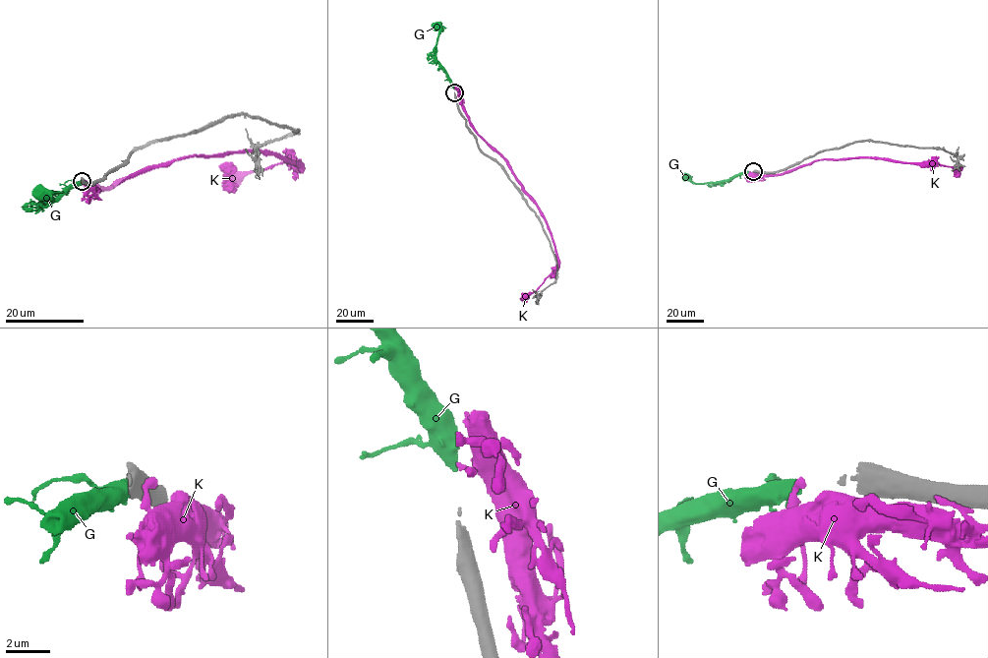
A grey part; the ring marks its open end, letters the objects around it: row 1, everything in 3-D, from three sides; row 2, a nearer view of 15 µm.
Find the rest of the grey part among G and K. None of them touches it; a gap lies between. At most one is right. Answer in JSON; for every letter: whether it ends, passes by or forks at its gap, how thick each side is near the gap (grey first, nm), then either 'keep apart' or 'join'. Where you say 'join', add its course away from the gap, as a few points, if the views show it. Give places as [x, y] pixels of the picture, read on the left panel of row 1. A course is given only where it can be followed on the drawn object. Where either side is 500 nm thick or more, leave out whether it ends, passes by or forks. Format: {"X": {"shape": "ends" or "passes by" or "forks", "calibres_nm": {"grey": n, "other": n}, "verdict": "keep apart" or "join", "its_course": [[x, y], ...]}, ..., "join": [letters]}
{"G": {"calibres_nm": {"grey": 130, "other": 500}, "verdict": "join", "its_course": [[81, 181], [59, 198], [41, 205], [46, 206], [49, 203], [42, 195]]}, "K": {"shape": "ends", "calibres_nm": {"grey": 130, "other": 340}, "verdict": "keep apart"}, "join": ["G"]}

